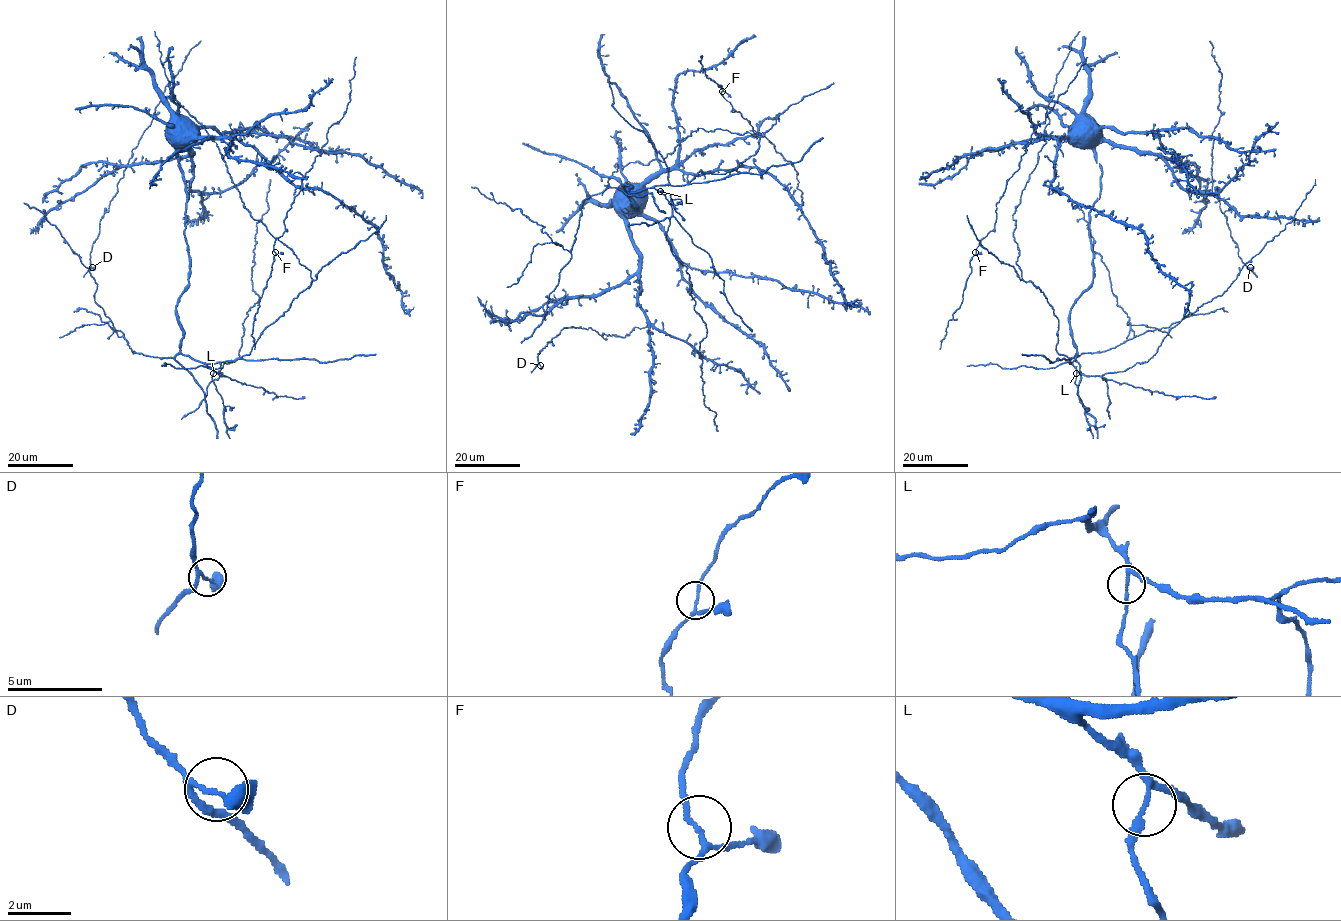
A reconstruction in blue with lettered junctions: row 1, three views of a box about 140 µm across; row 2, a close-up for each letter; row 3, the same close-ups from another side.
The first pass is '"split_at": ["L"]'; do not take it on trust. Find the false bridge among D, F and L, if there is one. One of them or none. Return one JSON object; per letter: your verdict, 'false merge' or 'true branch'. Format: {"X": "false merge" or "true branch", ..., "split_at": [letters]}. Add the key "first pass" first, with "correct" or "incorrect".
{"first pass": "correct", "D": "true branch", "F": "true branch", "L": "false merge", "split_at": ["L"]}

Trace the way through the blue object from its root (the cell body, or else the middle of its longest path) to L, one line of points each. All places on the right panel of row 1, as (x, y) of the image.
L: (1073, 139), (1043, 139), (1012, 218), (1021, 277), (1053, 309), (1056, 351), (1076, 373)

